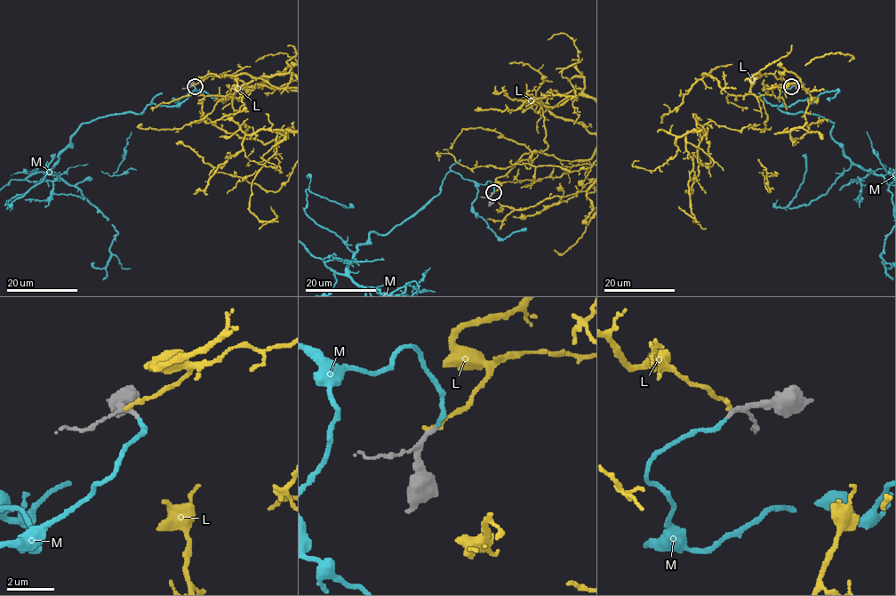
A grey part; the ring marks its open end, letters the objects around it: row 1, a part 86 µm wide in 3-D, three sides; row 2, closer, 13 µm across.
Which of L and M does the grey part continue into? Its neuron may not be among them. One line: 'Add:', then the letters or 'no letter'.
Add: M

